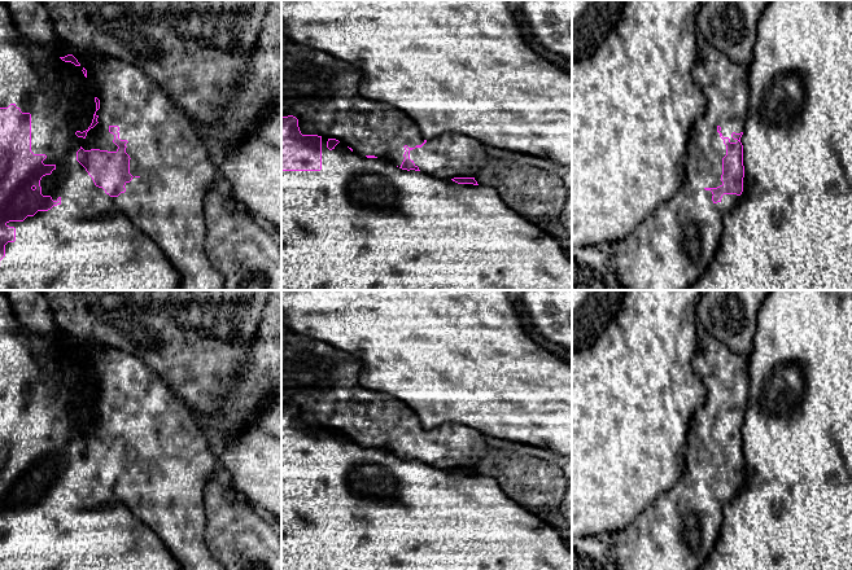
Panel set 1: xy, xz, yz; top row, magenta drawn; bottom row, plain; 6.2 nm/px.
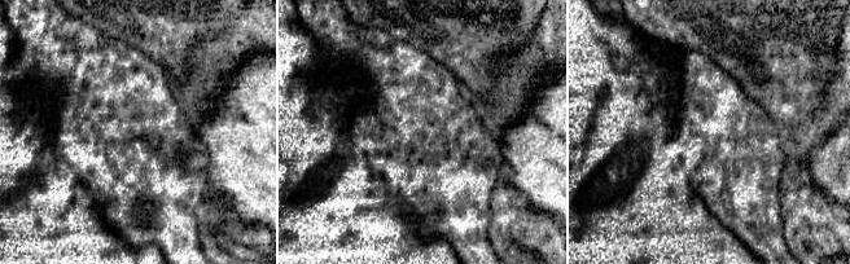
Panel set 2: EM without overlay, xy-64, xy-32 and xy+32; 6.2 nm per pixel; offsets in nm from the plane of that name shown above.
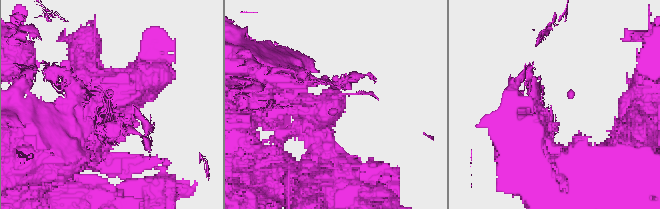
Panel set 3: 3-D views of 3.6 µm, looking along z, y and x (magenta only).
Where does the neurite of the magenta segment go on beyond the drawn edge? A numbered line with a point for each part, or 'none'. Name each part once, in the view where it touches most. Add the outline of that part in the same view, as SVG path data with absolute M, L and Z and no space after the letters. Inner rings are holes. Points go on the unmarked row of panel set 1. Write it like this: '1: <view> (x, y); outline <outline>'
1: xy (87, 527); outline M0 290L0 398L8 398L14 394L22 403L31 404L31 442L34 444L45 444L44 455L54 455L56 459L51 465L45 465L40 470L41 484L51 486L53 491L61 488L61 494L53 496L48 501L38 501L34 507L27 507L23 512L9 512L6 516L16 518L16 531L5 535L5 547L0 551L0 570L180 570L179 562L172 557L167 547L161 539L147 529L136 517L132 516L130 509L121 501L109 484L102 478L95 475L92 468L86 459L77 451L77 442L83 438L86 429L78 428L77 421L86 421L92 413L96 402L95 393L96 382L86 367L73 359L67 352L62 351L43 337L29 332L16 316L6 294Z

